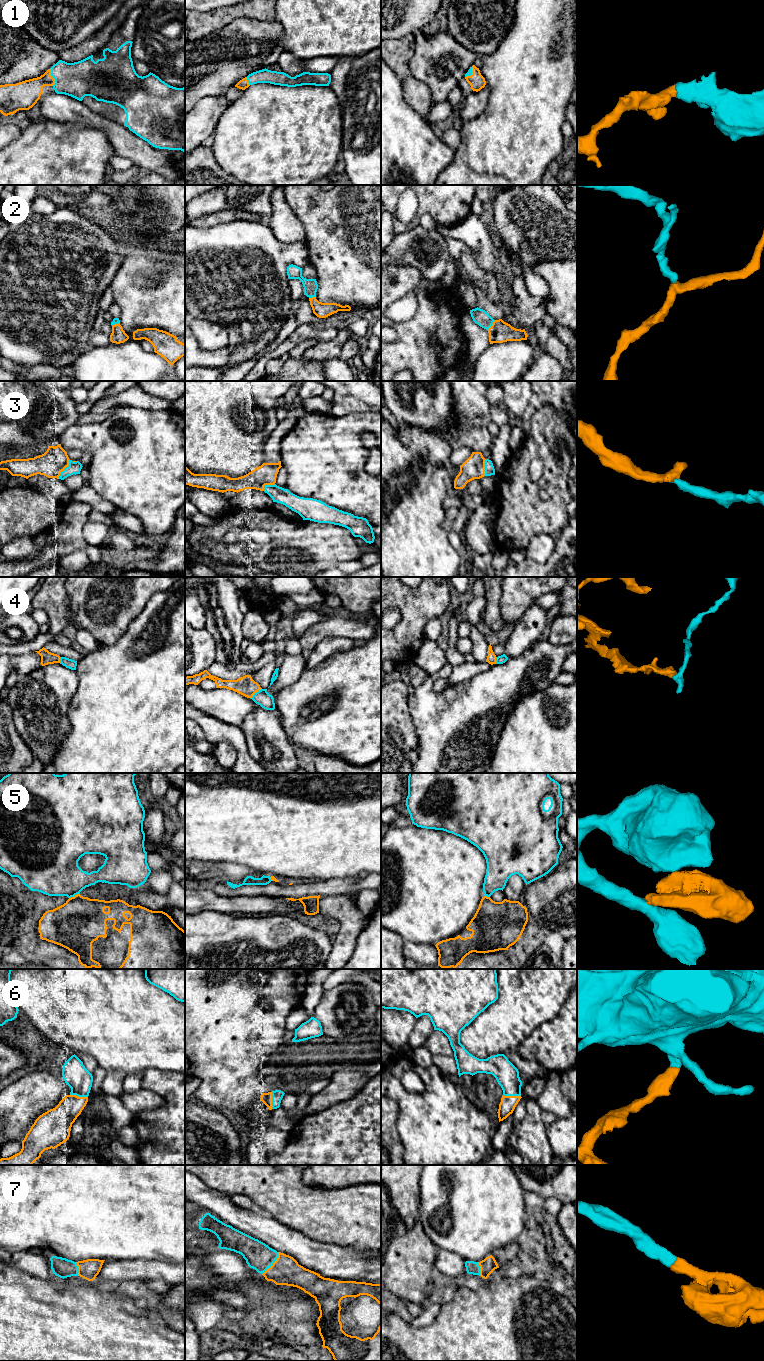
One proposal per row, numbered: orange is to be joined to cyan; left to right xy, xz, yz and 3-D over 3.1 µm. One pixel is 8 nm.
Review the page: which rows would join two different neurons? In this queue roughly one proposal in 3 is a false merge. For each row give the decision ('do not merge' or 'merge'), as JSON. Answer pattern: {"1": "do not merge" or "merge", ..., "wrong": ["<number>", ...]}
{"1": "merge", "2": "merge", "3": "merge", "4": "do not merge", "5": "do not merge", "6": "merge", "7": "merge", "wrong": ["4", "5"]}

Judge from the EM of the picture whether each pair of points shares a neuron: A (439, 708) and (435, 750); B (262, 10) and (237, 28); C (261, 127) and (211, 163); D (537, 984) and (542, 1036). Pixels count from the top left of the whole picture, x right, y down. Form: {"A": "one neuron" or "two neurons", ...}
{"A": "one neuron", "B": "two neurons", "C": "two neurons", "D": "two neurons"}

